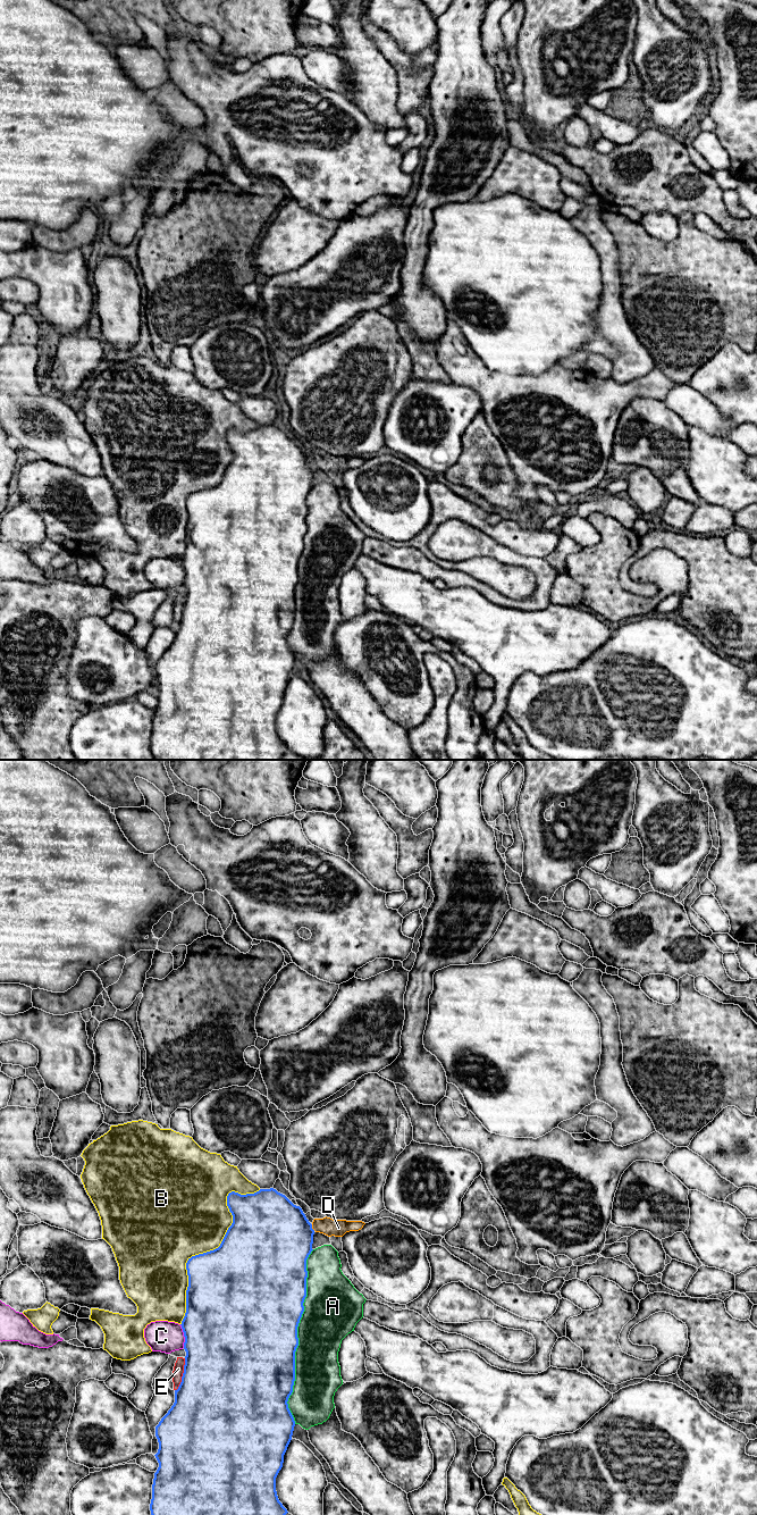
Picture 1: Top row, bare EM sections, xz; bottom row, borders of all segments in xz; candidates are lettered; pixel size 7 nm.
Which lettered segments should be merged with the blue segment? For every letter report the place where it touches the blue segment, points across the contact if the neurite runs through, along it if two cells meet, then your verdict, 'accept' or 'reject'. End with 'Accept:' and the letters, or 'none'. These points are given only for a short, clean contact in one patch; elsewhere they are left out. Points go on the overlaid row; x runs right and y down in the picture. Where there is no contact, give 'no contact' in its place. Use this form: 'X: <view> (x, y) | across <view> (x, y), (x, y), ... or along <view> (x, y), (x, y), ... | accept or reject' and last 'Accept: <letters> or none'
A: xz (296, 1337) | reject
B: xz (213, 1249) | reject
C: xz (184, 1336) | reject
D: xz (311, 1228) | along xz (311, 1224), (314, 1230) | reject
E: xz (183, 1374) | reject
Accept: none

